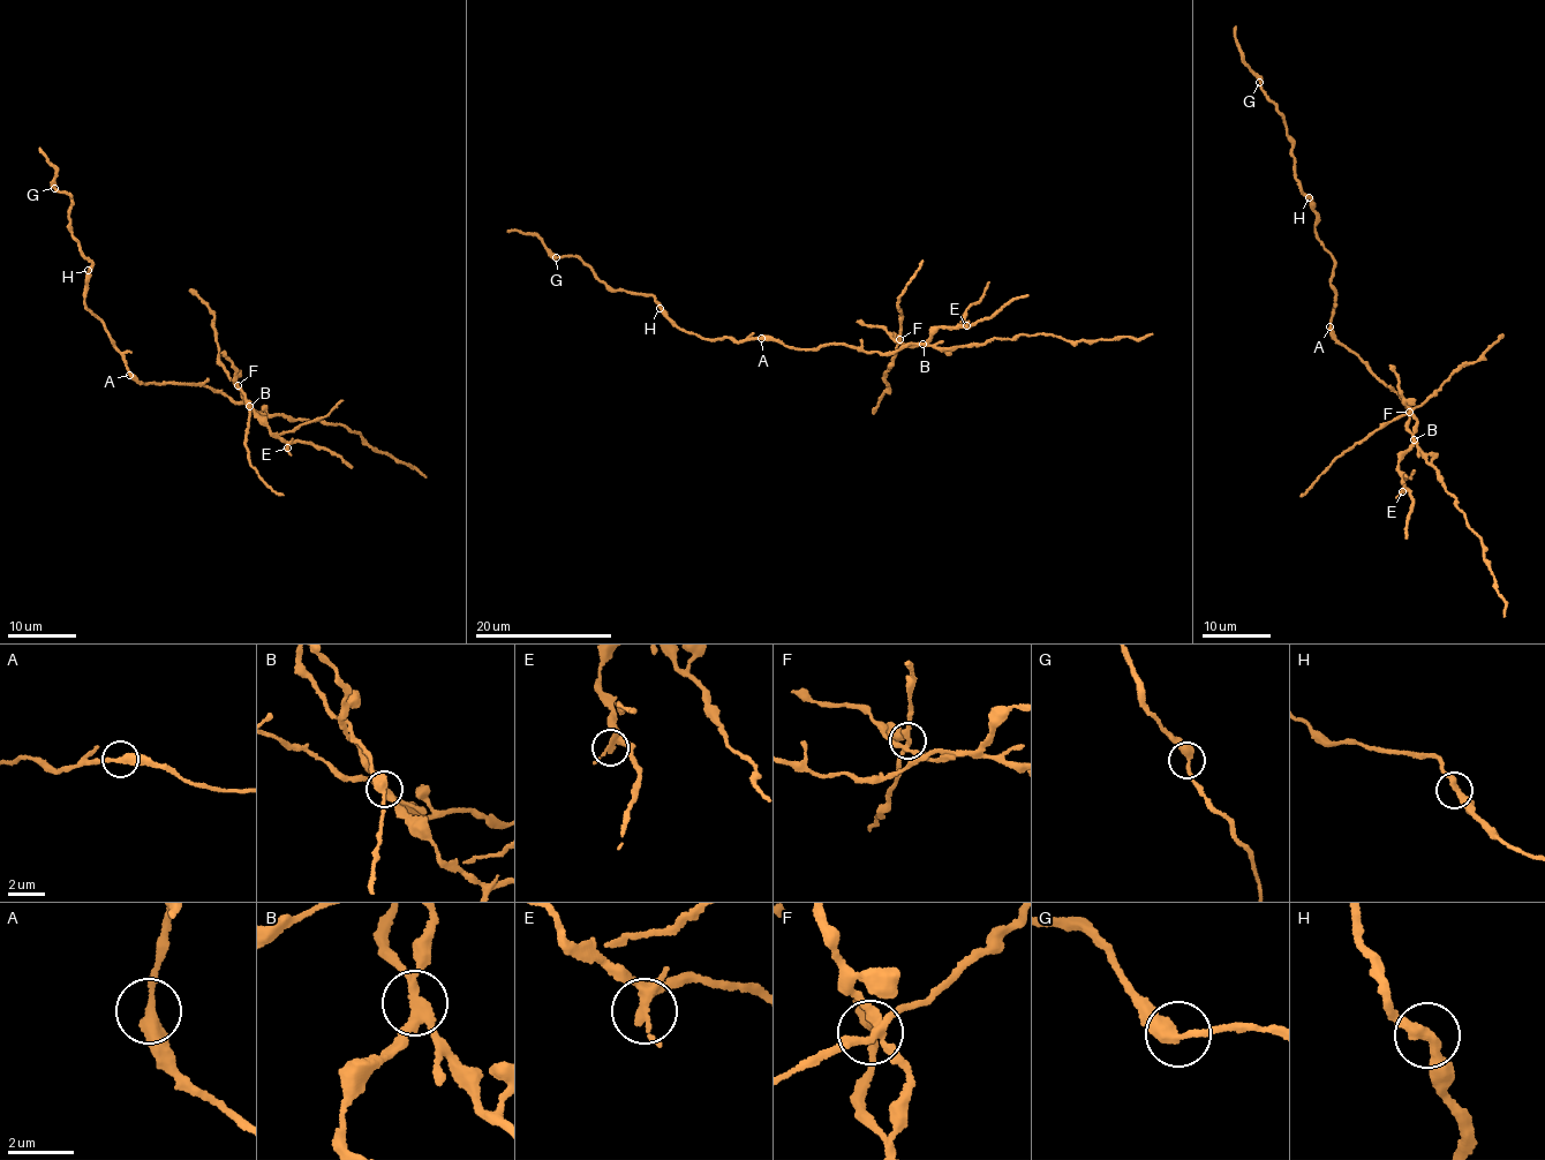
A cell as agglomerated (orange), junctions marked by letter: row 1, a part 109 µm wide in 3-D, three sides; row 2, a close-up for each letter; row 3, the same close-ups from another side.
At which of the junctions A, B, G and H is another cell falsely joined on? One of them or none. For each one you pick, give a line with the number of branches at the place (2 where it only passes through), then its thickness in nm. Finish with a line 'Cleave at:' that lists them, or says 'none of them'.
B: Branches: 4. Thickness 280 nm
Cleave at: B

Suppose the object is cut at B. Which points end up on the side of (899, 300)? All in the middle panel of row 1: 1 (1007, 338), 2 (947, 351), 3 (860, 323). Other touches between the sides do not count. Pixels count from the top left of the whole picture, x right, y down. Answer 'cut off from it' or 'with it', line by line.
1: cut off from it
2: cut off from it
3: with it

